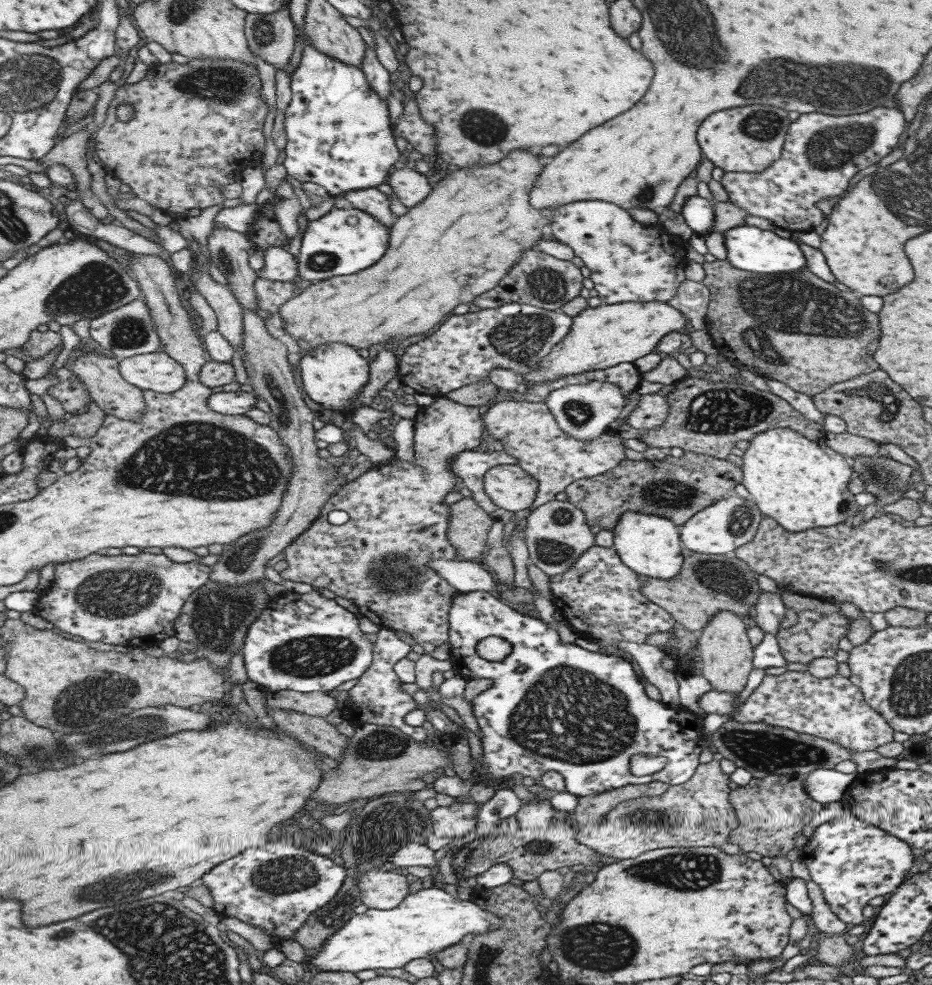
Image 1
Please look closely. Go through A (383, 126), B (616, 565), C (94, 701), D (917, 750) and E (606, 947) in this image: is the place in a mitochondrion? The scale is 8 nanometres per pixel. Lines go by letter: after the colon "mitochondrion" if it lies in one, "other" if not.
A: other
B: other
C: mitochondrion
D: other
E: mitochondrion

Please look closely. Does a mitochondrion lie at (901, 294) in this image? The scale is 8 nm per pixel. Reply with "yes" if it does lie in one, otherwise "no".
no

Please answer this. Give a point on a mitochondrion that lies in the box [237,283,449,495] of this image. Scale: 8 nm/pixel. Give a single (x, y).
(269, 376)

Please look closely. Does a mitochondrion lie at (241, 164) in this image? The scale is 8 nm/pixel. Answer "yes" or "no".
no

